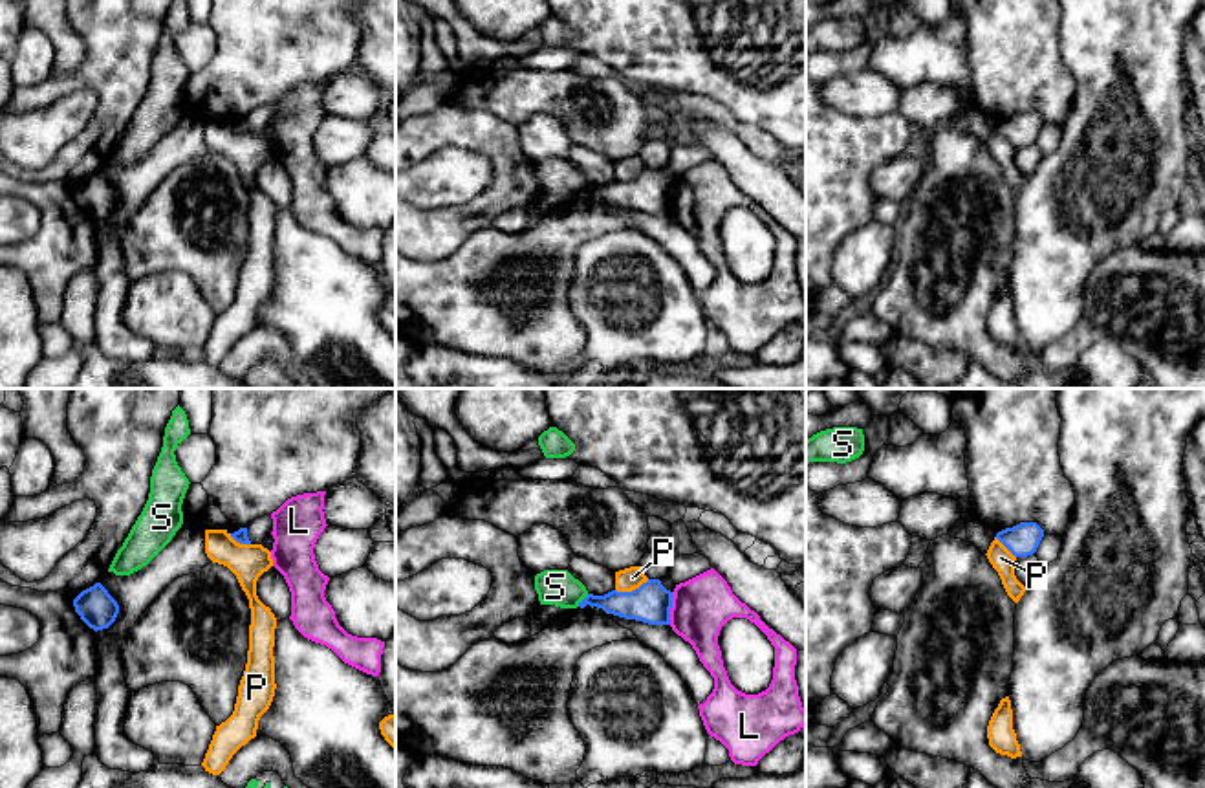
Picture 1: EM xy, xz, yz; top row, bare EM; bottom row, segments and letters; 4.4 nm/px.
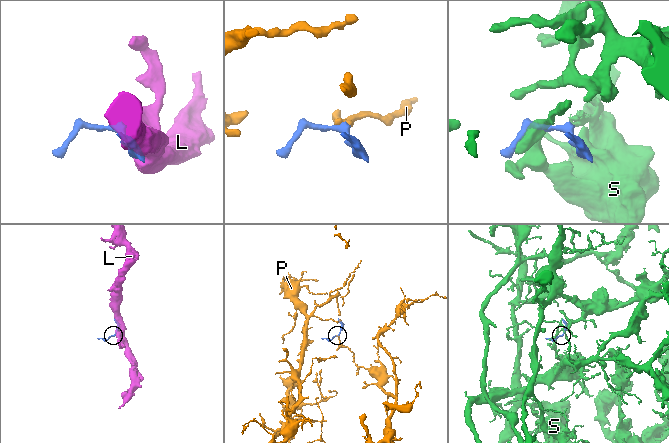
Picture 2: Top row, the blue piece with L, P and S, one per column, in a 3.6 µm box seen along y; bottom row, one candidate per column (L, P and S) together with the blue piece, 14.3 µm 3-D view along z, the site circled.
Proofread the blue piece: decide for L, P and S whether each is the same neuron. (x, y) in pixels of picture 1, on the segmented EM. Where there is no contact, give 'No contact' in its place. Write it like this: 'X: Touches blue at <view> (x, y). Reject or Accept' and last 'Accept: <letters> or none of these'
L: Touches blue at xz (671, 607). Reject
P: Touches blue at xz (632, 590). Reject
S: Touches blue at xz (583, 600). Reject
Accept: none of these

